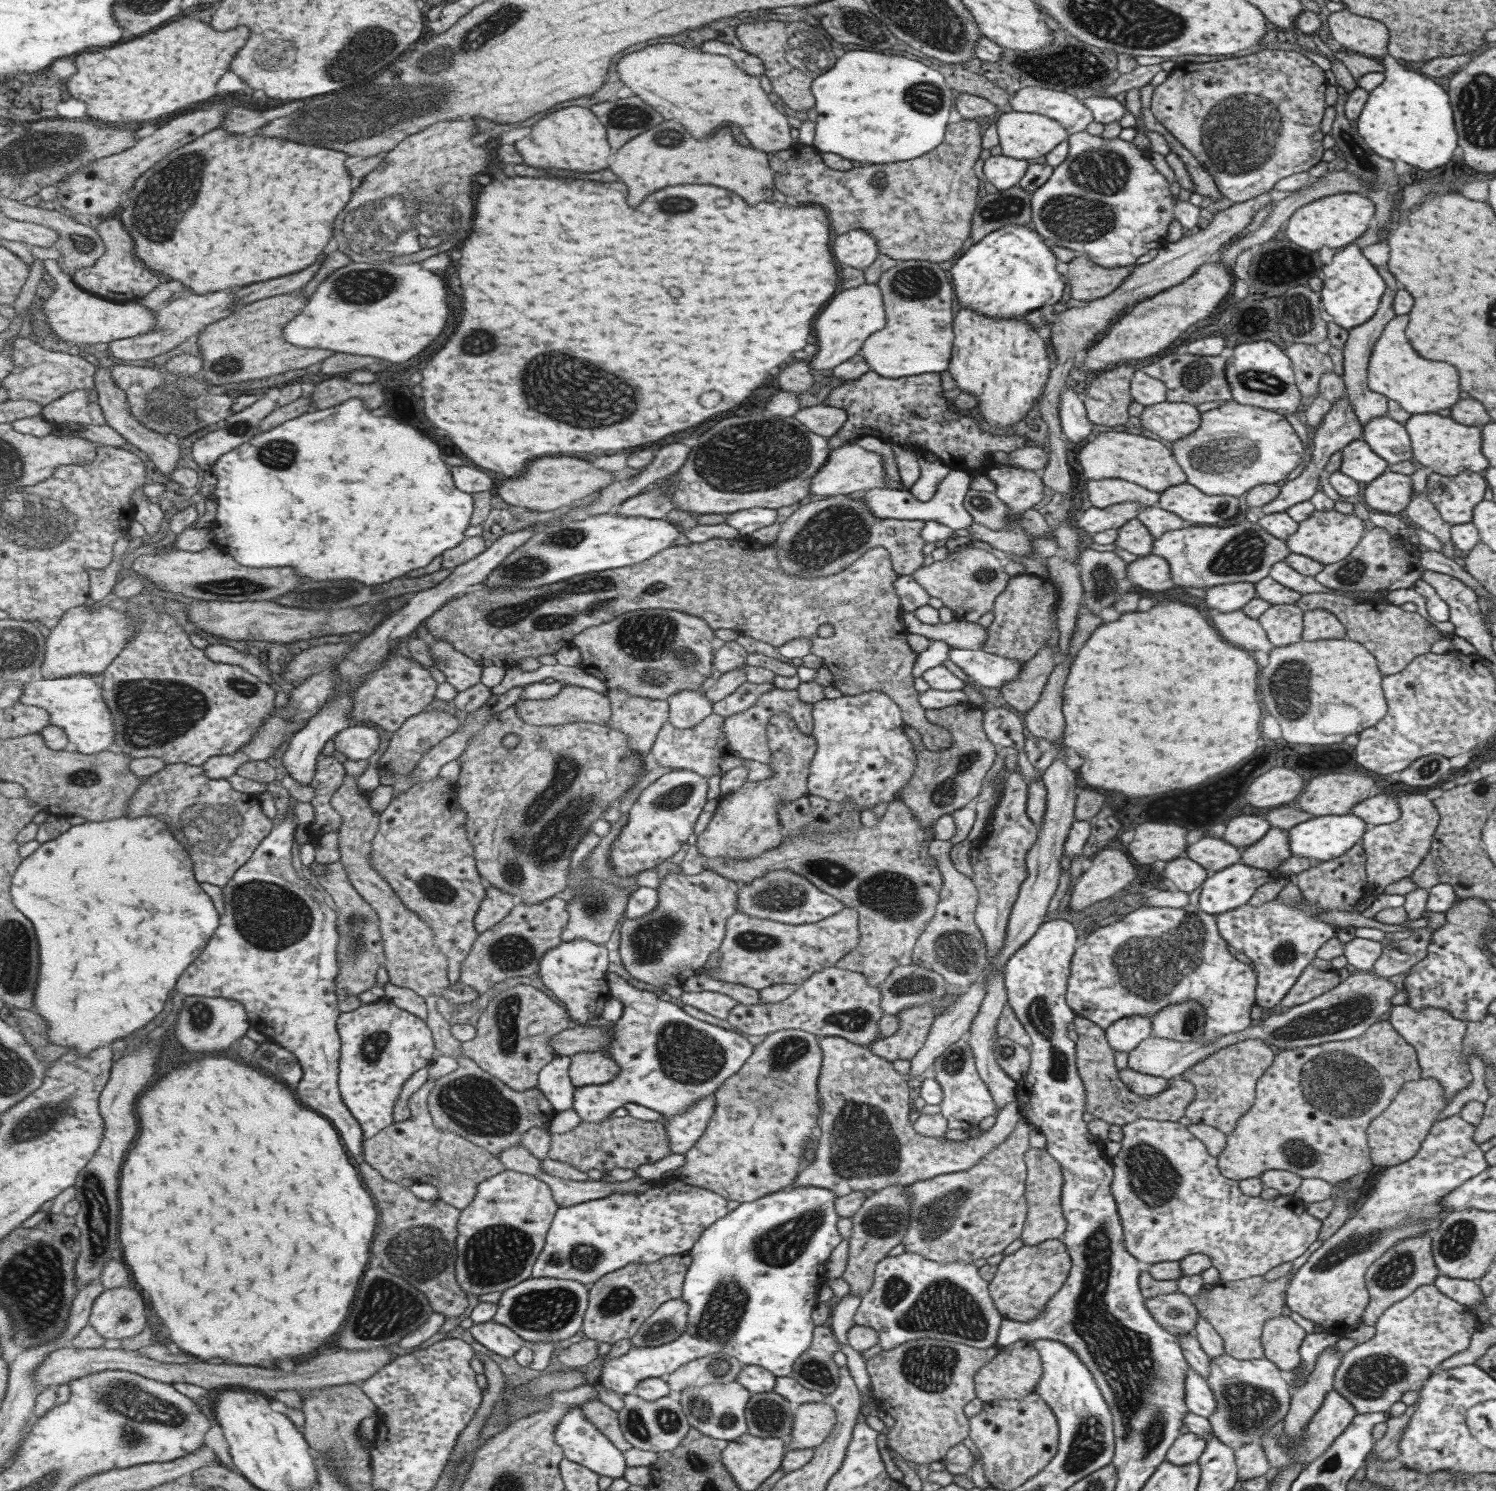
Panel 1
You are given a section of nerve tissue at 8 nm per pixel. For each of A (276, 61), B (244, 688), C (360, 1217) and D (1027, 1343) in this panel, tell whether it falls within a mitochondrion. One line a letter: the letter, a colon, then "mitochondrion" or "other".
A: mitochondrion
B: mitochondrion
C: other
D: other

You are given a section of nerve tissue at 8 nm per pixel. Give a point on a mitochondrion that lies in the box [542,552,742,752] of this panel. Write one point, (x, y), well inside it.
(651, 642)

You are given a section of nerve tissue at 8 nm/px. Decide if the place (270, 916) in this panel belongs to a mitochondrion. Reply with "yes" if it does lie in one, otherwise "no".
yes

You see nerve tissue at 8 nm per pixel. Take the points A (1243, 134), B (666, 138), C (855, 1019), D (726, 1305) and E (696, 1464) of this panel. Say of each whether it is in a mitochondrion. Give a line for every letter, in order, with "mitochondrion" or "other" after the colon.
A: mitochondrion
B: mitochondrion
C: mitochondrion
D: mitochondrion
E: mitochondrion

